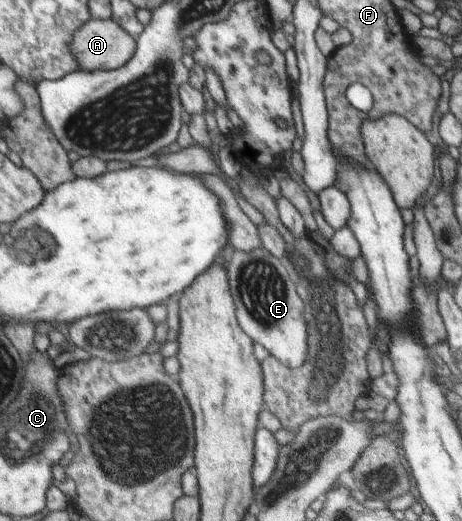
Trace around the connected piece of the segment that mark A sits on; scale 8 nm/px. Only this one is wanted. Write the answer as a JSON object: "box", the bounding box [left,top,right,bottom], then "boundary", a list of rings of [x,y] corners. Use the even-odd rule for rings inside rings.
{"box":[69,18,136,72],"boundary":[[[90,18],[90,23],[84,23],[73,35],[69,43],[70,53],[77,60],[76,71],[91,72],[94,70],[111,70],[124,65],[136,49],[136,39],[126,33],[114,20],[95,20]]]}

